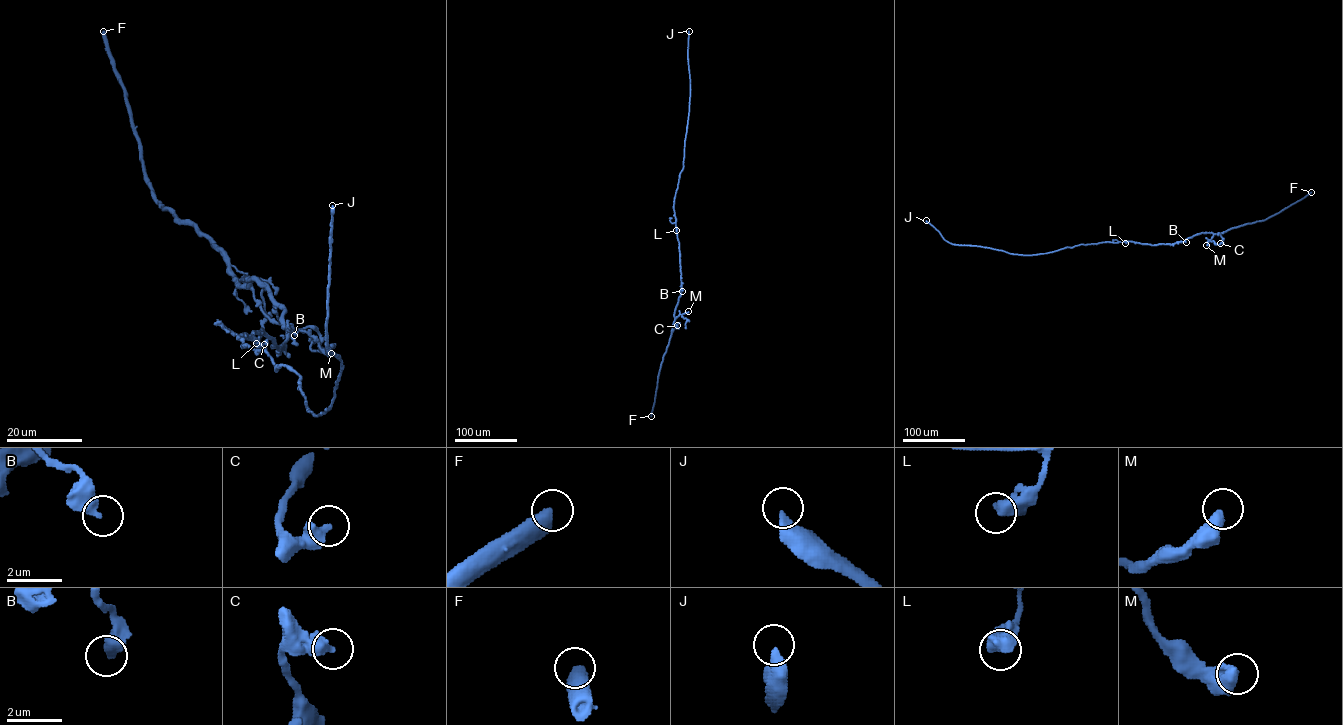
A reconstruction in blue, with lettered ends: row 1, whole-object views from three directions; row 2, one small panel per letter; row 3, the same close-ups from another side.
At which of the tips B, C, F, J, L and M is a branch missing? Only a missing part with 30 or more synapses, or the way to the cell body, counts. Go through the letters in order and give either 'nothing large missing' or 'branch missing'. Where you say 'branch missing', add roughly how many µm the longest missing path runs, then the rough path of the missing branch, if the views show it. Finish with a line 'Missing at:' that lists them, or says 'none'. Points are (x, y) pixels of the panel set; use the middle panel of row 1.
B: nothing large missing
C: nothing large missing
F: nothing large missing
J: branch missing; missing 160 µm
L: nothing large missing
M: nothing large missing
Missing at: J

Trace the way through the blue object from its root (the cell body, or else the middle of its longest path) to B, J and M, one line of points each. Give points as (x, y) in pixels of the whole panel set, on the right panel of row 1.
B: (1122, 241), (1152, 245), (1186, 242)
J: (1122, 241), (1080, 244), (1031, 255), (1015, 254), (951, 244), (926, 220)
M: (1122, 241), (1173, 244), (1201, 233), (1212, 232), (1206, 245)

